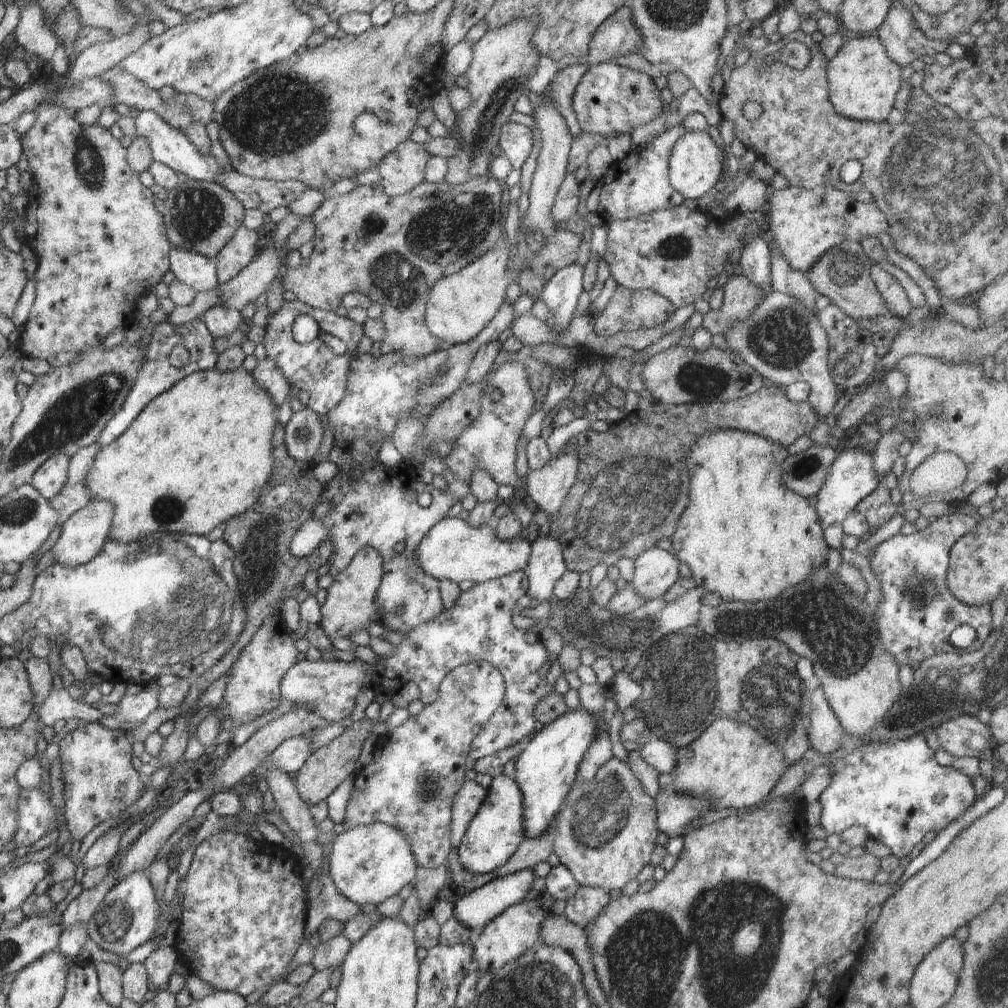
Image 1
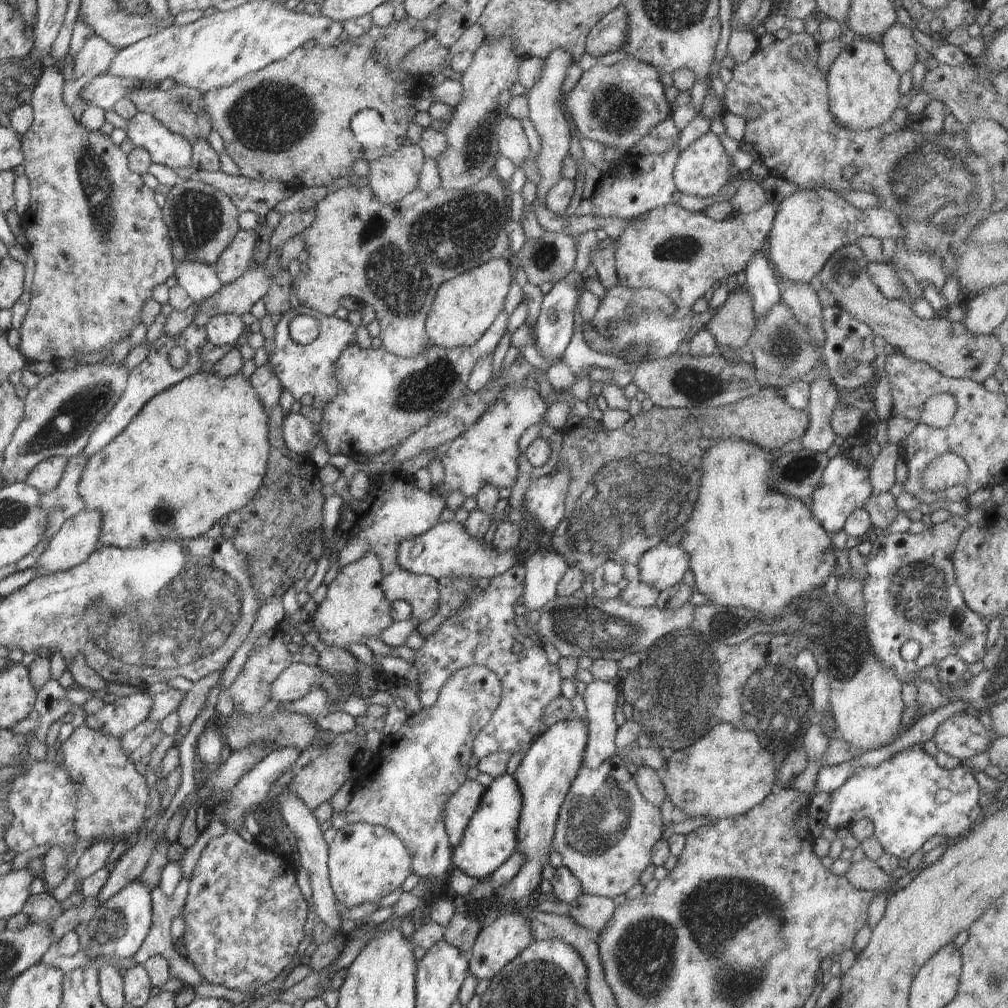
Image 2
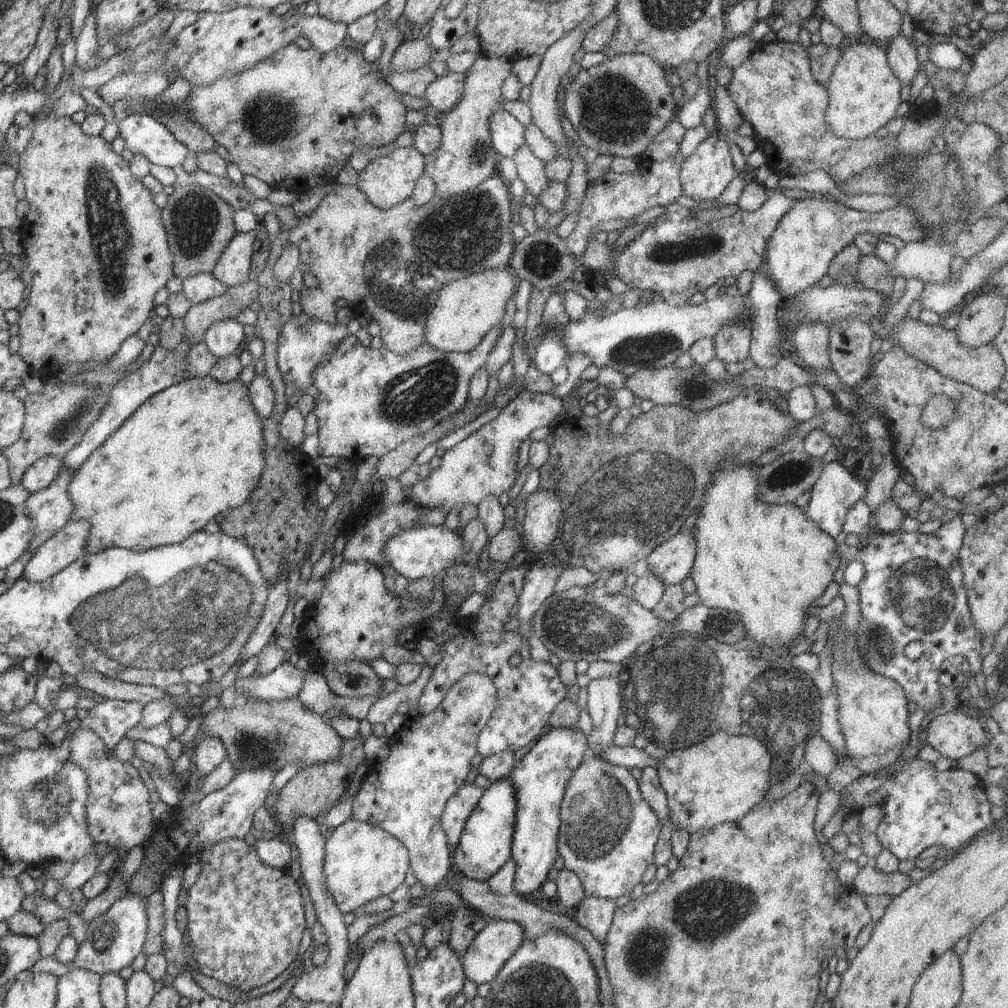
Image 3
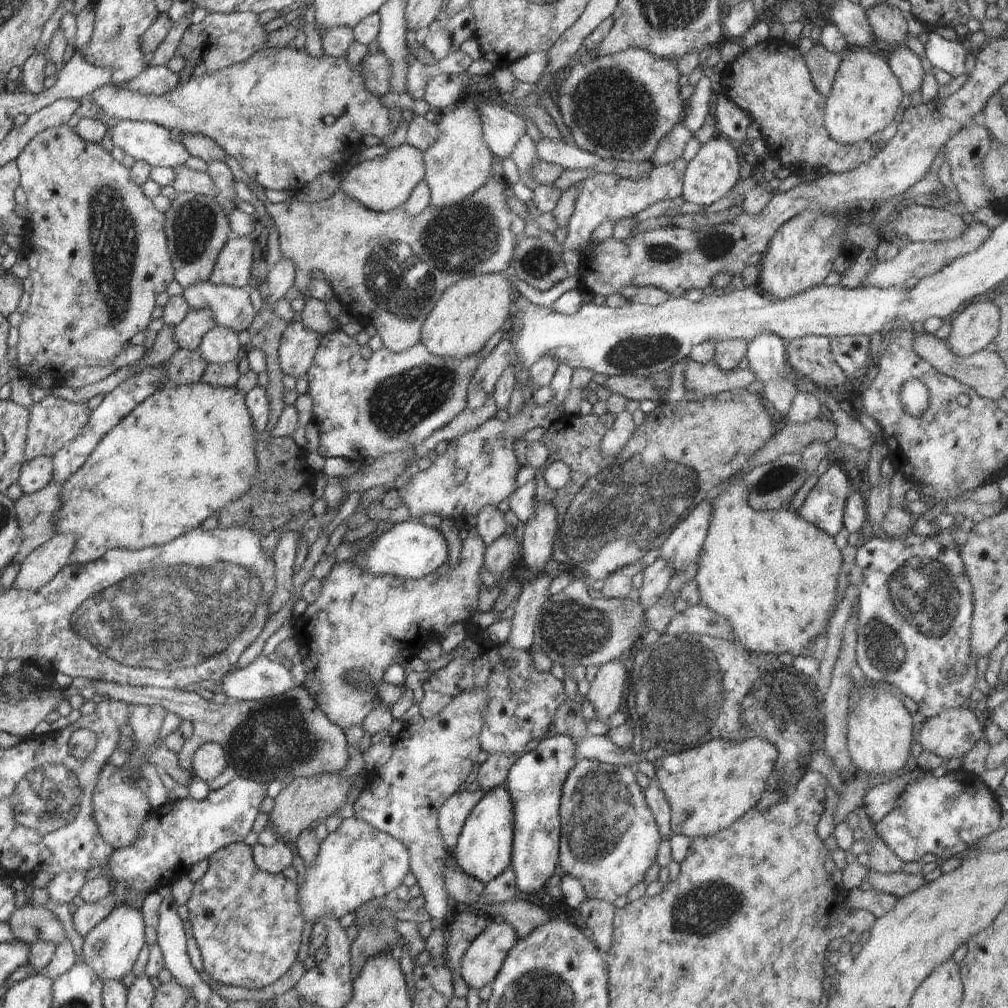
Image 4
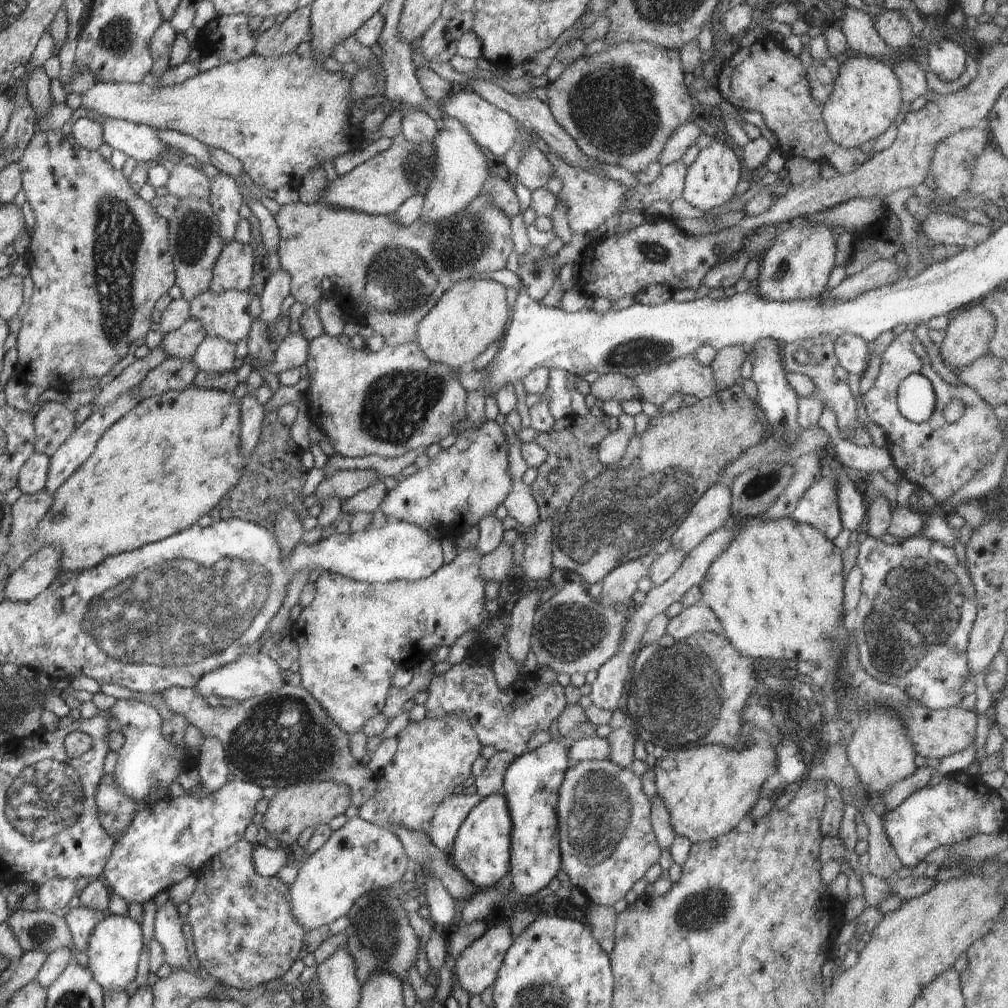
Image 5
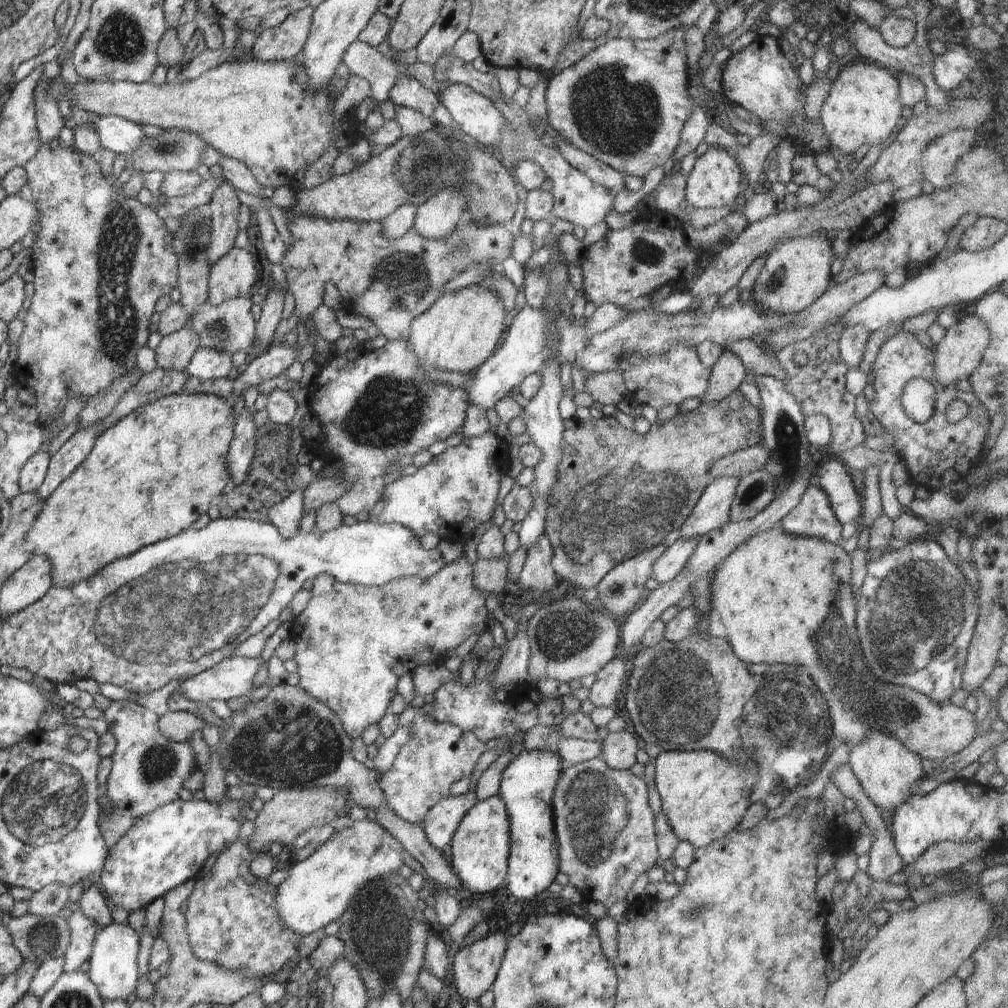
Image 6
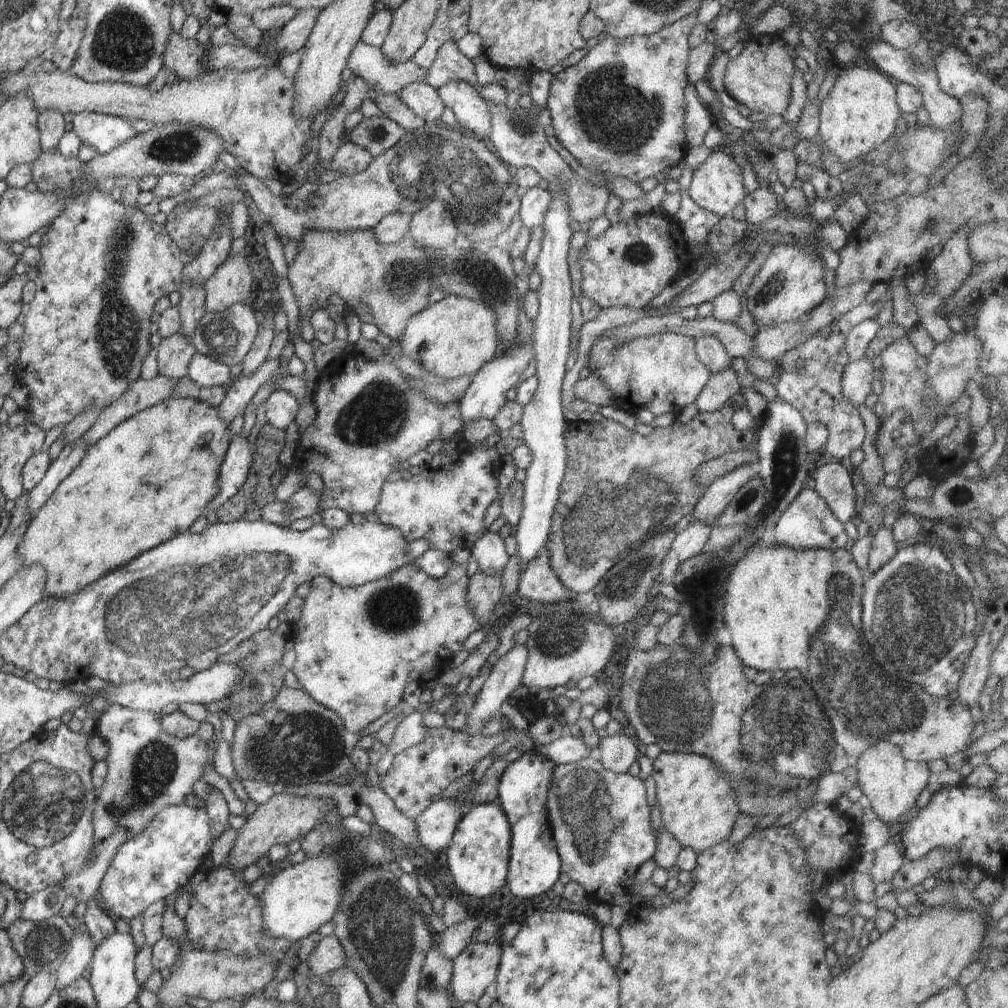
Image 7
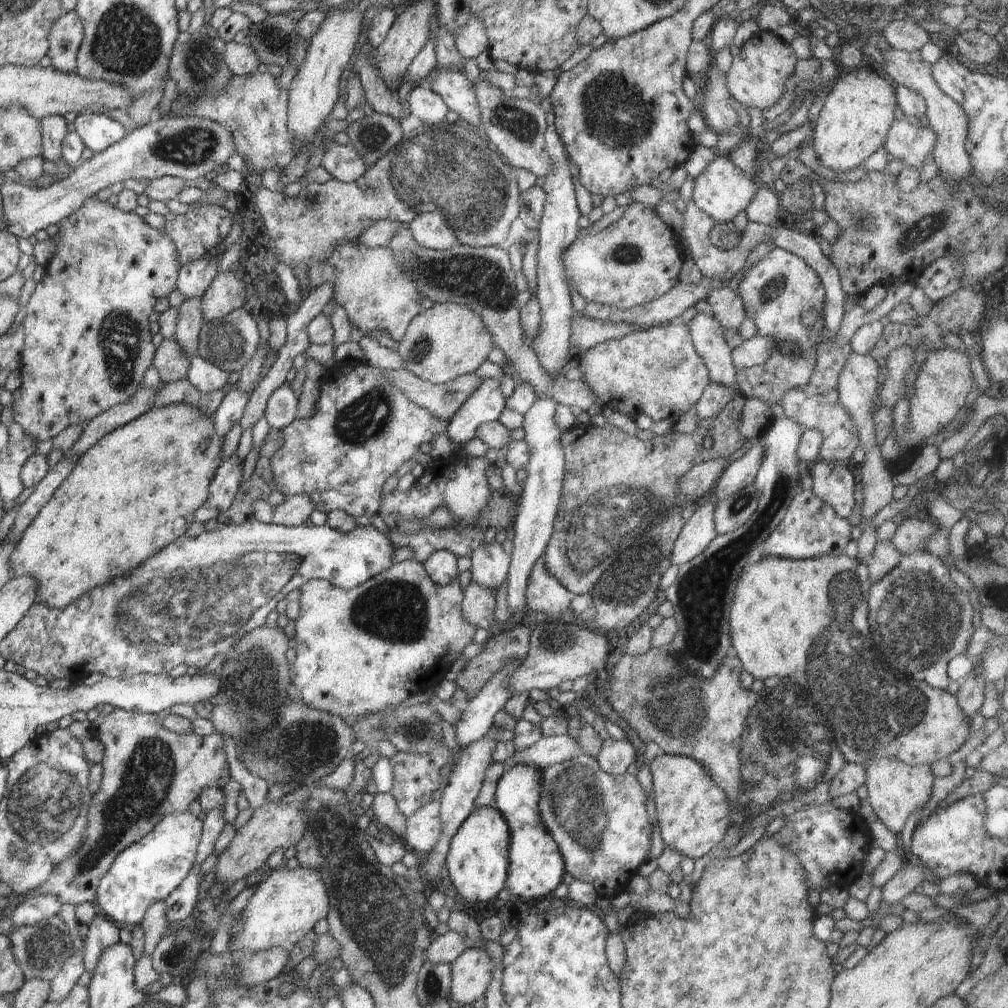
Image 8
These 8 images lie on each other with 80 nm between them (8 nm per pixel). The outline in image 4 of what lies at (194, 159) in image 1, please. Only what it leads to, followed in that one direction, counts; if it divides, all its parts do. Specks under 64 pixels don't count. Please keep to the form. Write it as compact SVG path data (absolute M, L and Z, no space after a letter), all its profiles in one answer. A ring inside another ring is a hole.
M124 119L107 130L111 132L114 146L136 161L146 162L151 168L156 166L174 169L186 165L191 156L183 145L172 140L169 130L152 122Z

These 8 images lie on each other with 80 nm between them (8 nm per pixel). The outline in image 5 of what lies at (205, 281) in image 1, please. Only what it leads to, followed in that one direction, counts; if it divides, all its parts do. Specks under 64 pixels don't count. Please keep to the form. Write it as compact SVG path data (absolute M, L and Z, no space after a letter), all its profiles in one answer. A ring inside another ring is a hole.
M212 290L198 294L189 302L190 317L198 320L207 336L216 336L232 342L234 346L248 338L254 319L248 312L253 300L249 292L228 290L218 296Z

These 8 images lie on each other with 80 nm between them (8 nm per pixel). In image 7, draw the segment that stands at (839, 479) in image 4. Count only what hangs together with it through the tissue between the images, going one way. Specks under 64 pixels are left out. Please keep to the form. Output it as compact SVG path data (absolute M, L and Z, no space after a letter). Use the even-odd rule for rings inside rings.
M812 484L804 485L790 506L780 515L776 523L773 542L793 549L844 549L849 536L843 522L834 516L826 501L818 494Z

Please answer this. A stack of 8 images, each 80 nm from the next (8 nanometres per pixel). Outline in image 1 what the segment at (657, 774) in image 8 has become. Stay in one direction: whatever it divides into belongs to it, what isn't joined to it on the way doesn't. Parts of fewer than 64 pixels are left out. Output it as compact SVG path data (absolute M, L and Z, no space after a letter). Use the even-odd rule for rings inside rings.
M717 718L695 741L675 752L677 774L672 786L681 793L706 797L712 808L746 808L770 794L786 770L782 751L748 724Z

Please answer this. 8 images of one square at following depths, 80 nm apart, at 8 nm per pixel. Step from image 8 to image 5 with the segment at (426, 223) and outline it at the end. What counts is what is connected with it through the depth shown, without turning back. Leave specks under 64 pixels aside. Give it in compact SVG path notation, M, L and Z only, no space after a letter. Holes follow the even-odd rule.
M445 116L439 120L439 127L440 130L433 139L434 152L436 152L434 176L430 180L430 188L425 195L420 214L424 222L432 222L432 224L450 220L452 216L462 211L466 212L472 200L484 191L491 160L490 155L470 136L466 126L462 126L462 122L458 122L456 118Z

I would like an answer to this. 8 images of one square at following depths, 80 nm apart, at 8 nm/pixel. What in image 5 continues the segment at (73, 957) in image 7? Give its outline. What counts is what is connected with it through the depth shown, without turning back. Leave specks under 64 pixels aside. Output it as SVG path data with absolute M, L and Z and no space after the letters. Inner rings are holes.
M80 905L78 908L72 908L63 918L71 934L71 952L76 950L86 952L88 950L88 942L90 942L90 934L94 928L107 917L104 912L98 910L88 910Z

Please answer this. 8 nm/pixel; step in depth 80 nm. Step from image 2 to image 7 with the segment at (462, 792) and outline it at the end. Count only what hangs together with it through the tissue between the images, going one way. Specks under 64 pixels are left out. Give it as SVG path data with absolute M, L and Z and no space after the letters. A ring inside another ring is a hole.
M449 798L433 802L413 820L421 845L434 854L446 850L451 845L458 821L472 805L473 800L470 804Z

